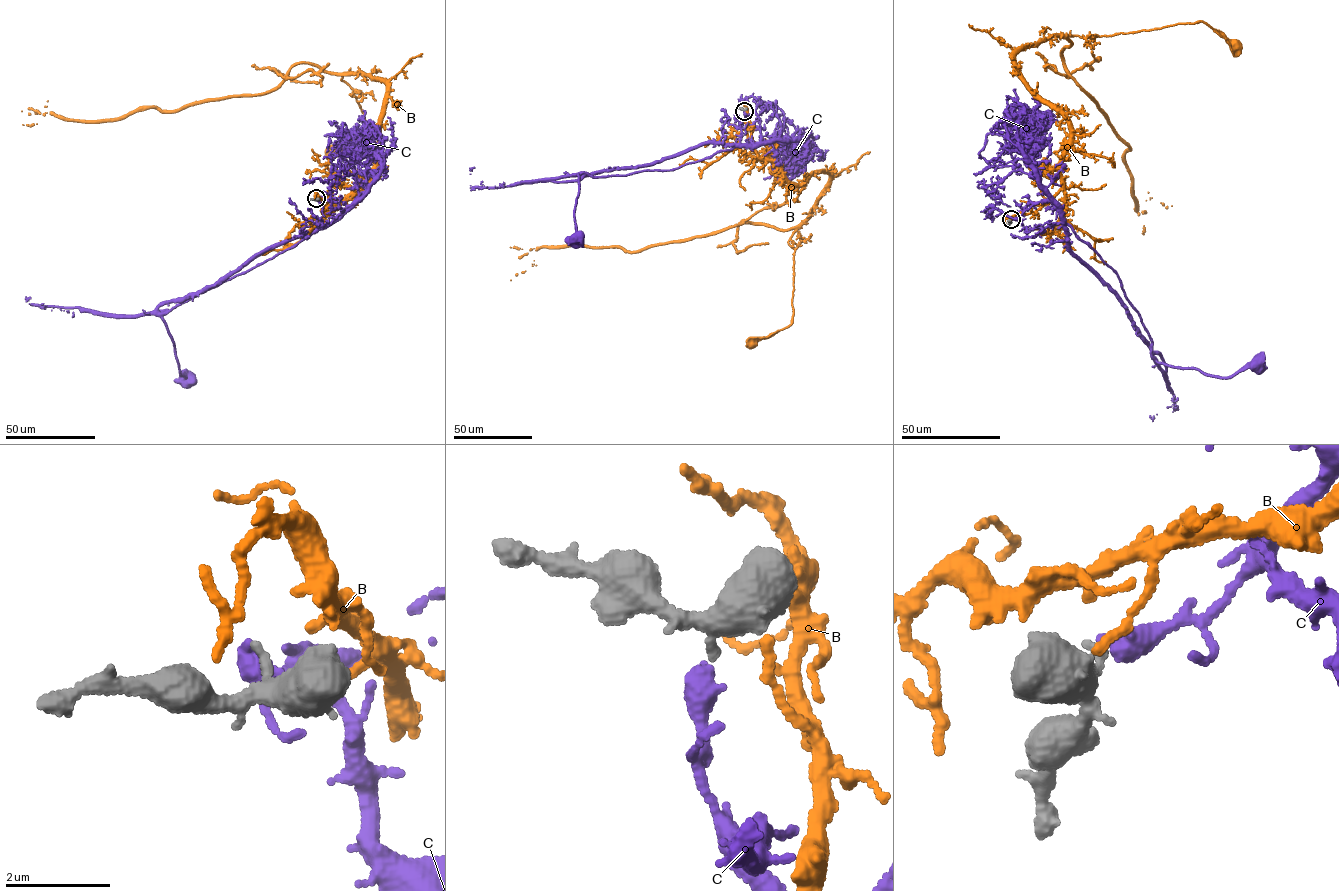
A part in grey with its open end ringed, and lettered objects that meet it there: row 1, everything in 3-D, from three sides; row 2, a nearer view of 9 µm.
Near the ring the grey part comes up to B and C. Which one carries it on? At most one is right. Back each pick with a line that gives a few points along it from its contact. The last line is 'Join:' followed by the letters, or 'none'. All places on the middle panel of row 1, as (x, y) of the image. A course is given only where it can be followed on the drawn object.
C: it runs (744, 111), (749, 123), (759, 128), (759, 142), (665, 171), (595, 177), (578, 174), (576, 238)
Join: C

